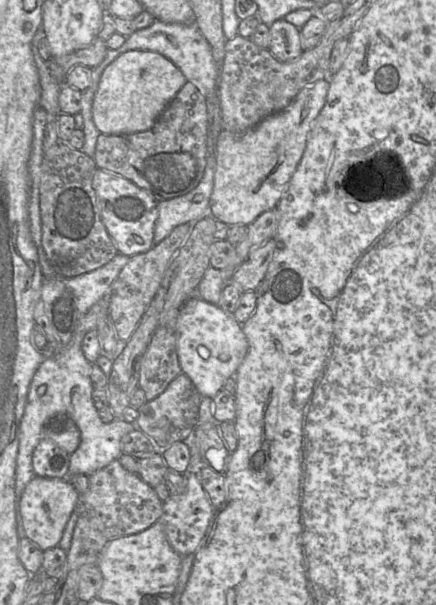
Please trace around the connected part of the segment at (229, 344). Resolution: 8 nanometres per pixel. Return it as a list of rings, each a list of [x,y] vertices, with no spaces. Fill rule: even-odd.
[[[192,296],[180,308],[176,321],[176,346],[181,370],[201,396],[214,398],[225,381],[235,374],[243,362],[248,341],[240,324],[219,306]]]

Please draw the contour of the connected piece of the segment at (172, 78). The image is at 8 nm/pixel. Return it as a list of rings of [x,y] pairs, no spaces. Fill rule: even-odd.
[[[130,50],[116,58],[102,73],[93,100],[93,121],[101,134],[118,135],[146,131],[187,82],[171,60],[148,50]]]

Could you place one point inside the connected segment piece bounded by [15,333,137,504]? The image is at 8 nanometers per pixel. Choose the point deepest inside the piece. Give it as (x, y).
(61, 385)

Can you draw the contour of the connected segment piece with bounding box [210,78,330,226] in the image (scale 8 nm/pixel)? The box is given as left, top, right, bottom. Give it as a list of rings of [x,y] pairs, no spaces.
[[[330,78],[302,88],[283,110],[244,132],[222,129],[216,146],[210,215],[227,225],[250,225],[262,213],[275,209],[306,149],[312,125],[325,105]]]

